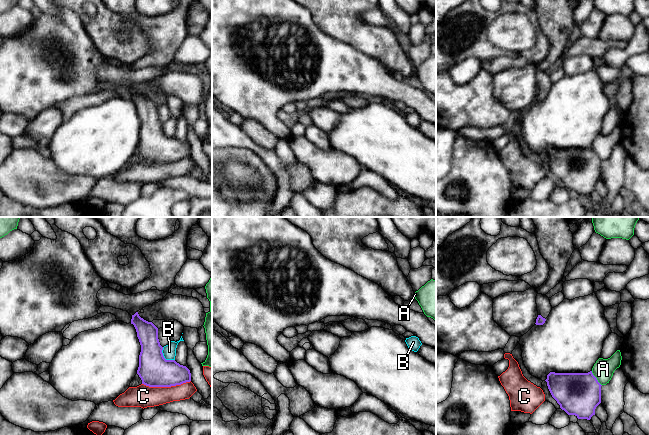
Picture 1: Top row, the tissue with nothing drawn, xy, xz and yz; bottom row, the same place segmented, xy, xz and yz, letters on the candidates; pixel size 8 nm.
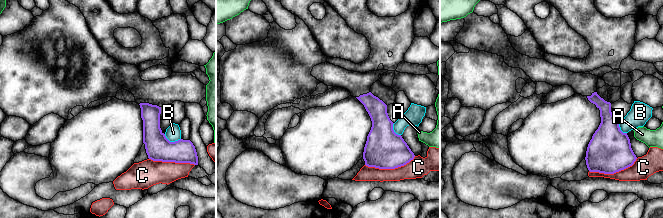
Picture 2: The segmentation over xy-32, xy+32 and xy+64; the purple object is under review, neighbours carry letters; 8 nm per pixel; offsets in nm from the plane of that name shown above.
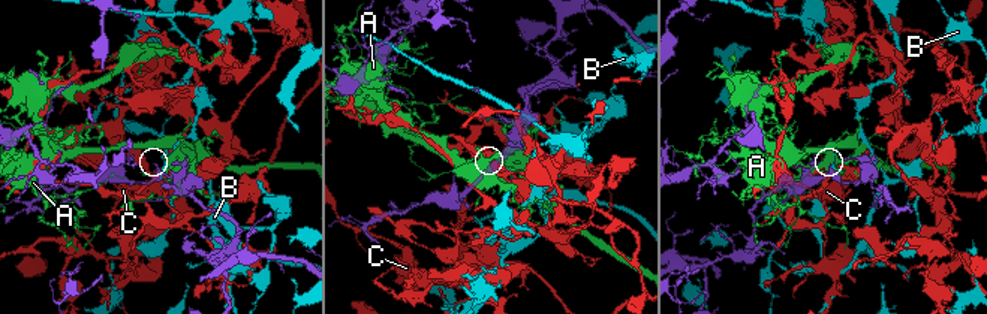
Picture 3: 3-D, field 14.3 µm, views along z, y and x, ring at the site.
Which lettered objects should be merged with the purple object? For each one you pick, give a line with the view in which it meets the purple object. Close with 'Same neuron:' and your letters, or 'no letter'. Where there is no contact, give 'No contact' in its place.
Same neuron: no letter

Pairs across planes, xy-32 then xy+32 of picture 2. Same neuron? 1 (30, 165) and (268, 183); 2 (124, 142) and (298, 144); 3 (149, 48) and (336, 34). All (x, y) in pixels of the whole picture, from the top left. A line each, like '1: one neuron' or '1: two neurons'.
1: one neuron
2: one neuron
3: one neuron

